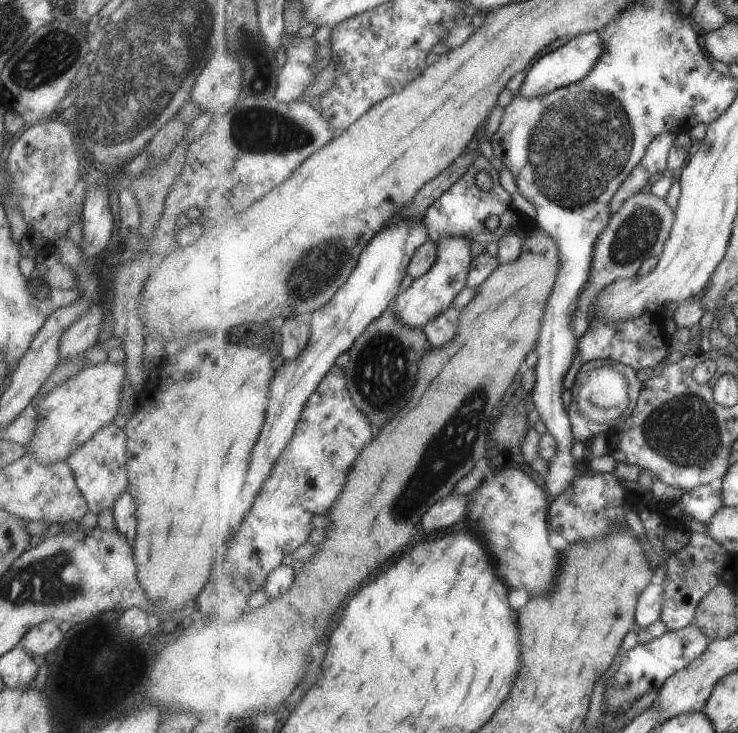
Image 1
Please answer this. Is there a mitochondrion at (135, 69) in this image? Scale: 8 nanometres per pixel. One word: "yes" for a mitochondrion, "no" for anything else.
yes

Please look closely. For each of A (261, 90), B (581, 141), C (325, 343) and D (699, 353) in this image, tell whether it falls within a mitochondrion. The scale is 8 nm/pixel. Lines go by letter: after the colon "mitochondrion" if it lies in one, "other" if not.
A: mitochondrion
B: mitochondrion
C: other
D: other

